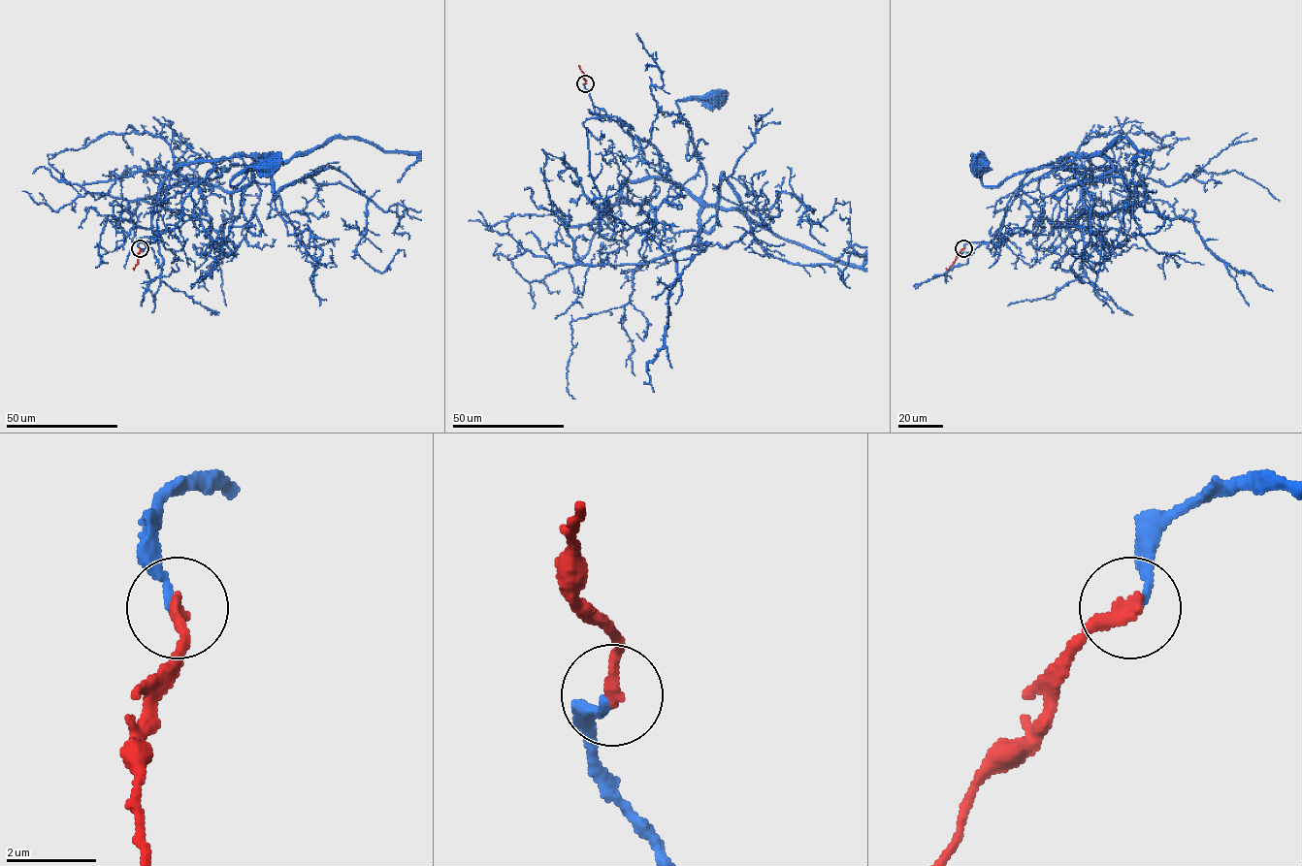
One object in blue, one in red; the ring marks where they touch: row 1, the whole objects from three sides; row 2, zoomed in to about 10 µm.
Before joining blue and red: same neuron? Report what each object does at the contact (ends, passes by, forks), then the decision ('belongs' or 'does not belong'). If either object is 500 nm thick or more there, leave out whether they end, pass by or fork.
blue ends; red ends; belongs

